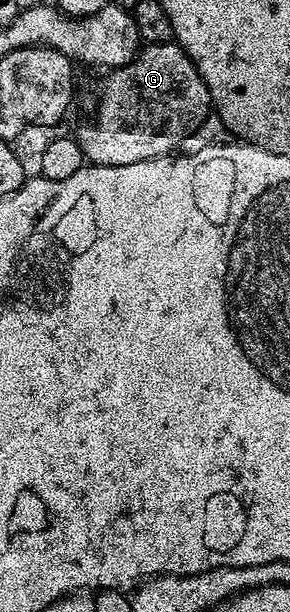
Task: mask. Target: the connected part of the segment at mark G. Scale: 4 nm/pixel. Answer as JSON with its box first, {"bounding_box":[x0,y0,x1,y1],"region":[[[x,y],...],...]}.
{"bounding_box":[76,42,212,168],"region":[[[176,42],[169,44],[146,44],[139,51],[131,64],[125,64],[122,68],[113,69],[109,73],[110,76],[102,84],[102,93],[98,96],[98,109],[94,112],[94,120],[90,120],[87,124],[82,124],[76,131],[76,139],[80,150],[86,155],[87,161],[91,165],[103,168],[104,166],[128,166],[136,162],[144,162],[145,160],[160,160],[169,157],[171,154],[177,153],[181,149],[182,143],[190,134],[192,134],[204,122],[206,116],[212,112],[210,95],[208,94],[208,86],[204,82],[204,78],[198,73],[198,67],[192,62],[192,58],[188,58],[188,54]]]}

